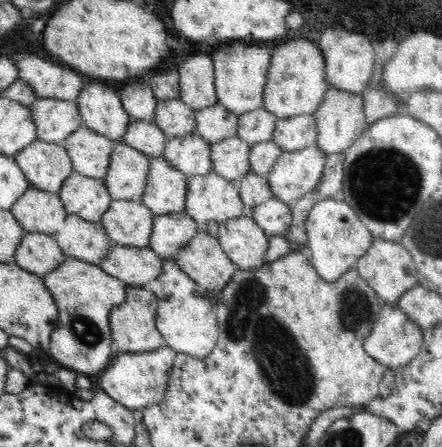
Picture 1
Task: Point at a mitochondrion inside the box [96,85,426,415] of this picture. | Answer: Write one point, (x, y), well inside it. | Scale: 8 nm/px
(292, 373)

